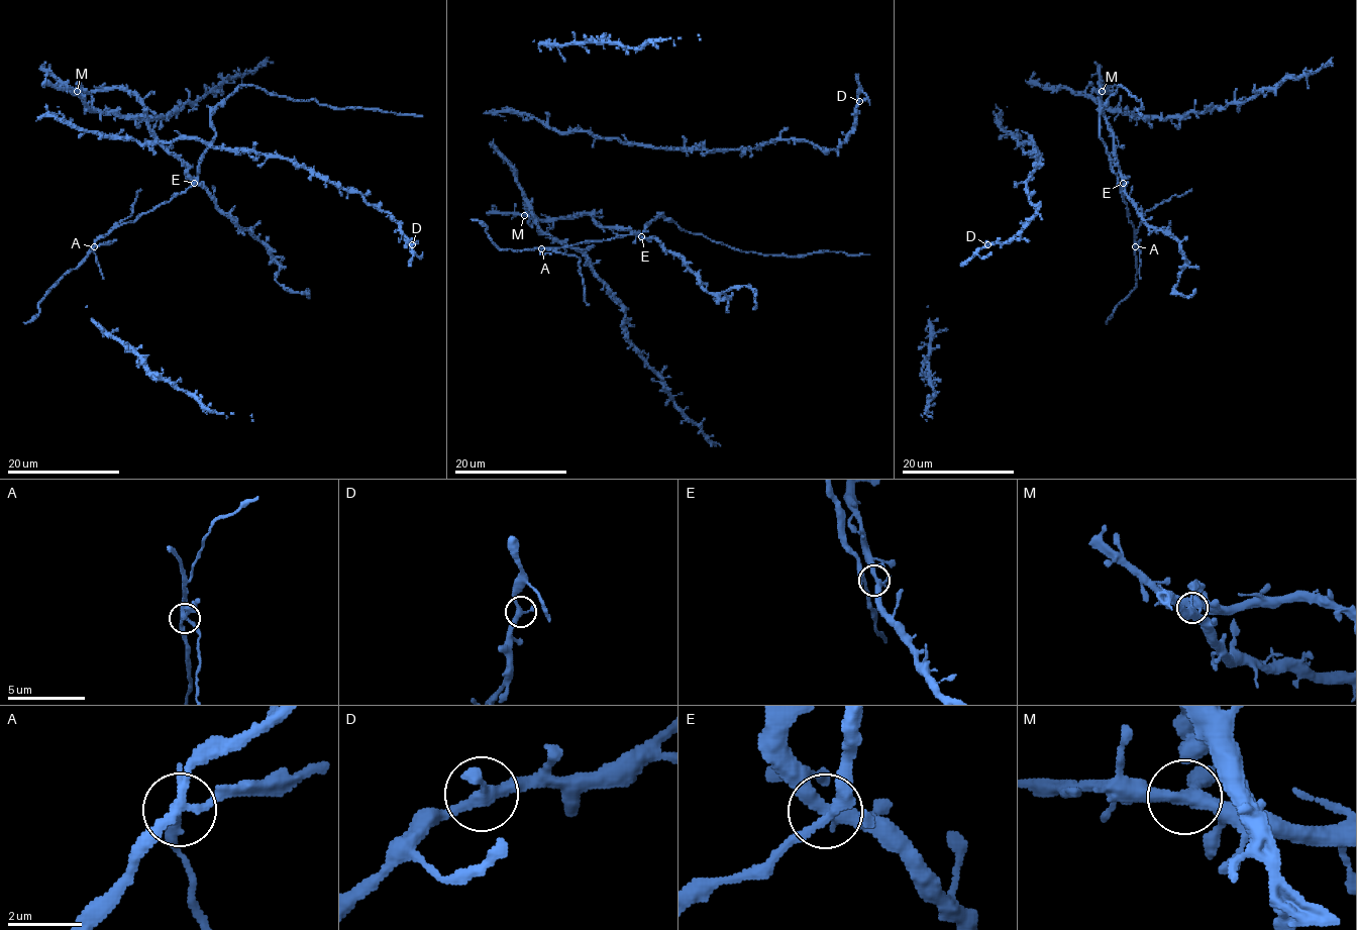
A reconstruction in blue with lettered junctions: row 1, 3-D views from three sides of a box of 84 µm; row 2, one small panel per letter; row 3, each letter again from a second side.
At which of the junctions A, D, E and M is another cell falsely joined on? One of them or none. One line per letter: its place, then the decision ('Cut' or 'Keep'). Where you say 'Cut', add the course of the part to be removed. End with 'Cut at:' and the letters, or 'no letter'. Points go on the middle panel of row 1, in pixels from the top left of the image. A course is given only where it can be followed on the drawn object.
A: Place: (541, 248). Cut
D: Place: (859, 101). Keep
E: Place: (641, 236). Keep
M: Place: (524, 215). Keep
Cut at: A

